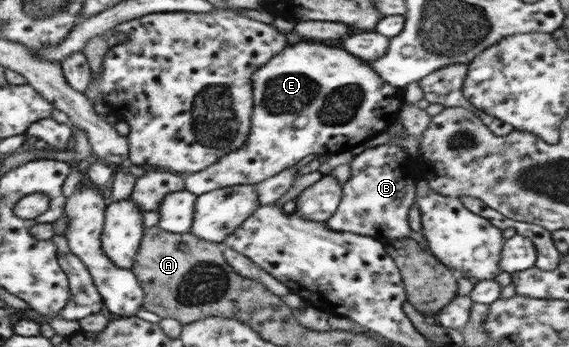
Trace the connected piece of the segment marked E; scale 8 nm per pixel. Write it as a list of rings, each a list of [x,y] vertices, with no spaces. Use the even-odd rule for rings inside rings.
[[[292,37],[291,42],[268,63],[259,67],[252,76],[254,109],[251,130],[244,145],[220,158],[218,162],[198,173],[185,175],[185,190],[199,196],[213,189],[233,185],[260,183],[281,171],[290,169],[308,155],[326,156],[356,151],[368,144],[378,133],[396,122],[403,105],[403,88],[384,81],[373,67],[341,45],[326,47],[302,43]]]

